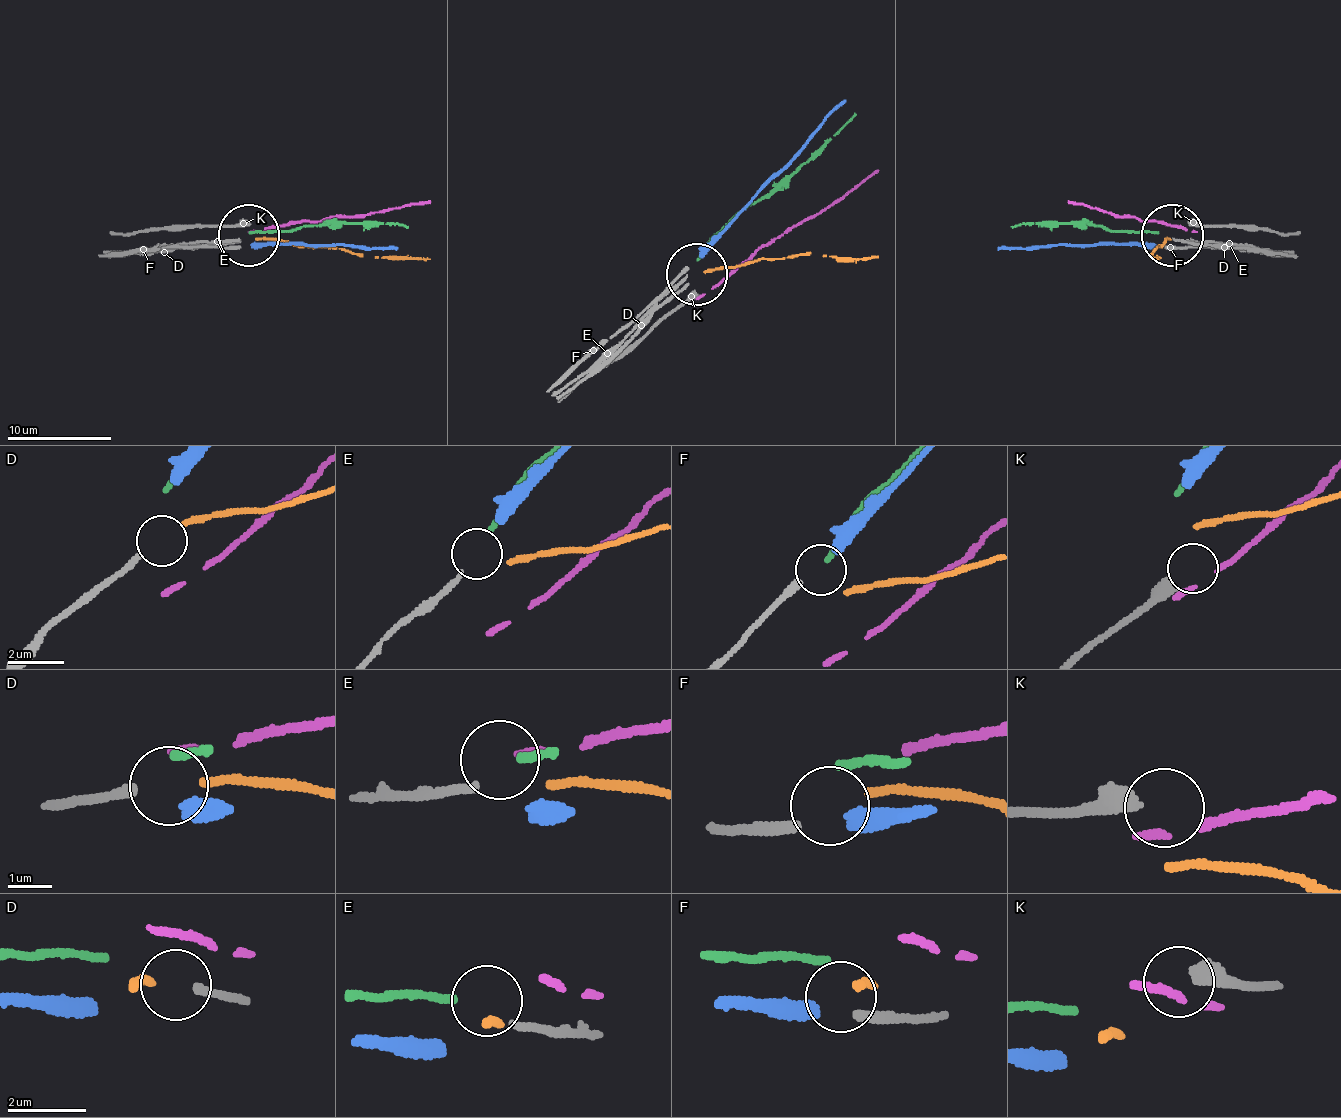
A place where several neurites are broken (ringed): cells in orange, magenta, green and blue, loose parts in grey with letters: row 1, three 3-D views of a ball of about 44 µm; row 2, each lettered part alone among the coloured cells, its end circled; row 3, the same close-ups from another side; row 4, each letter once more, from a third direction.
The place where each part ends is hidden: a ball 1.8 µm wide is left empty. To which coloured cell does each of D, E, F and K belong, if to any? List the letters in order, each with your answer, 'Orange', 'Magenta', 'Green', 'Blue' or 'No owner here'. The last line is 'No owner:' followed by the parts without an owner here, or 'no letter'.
D: Orange
E: Green
F: Blue
K: No owner here
No owner: K

